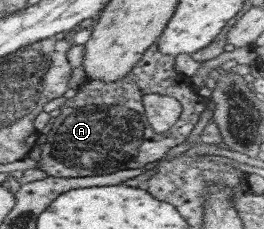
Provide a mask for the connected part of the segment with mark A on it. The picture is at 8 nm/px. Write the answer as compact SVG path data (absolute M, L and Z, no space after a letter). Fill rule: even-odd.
M157 42L152 43L142 53L142 58L130 70L130 73L122 76L116 82L100 82L100 80L86 80L78 86L77 93L58 108L58 116L54 117L50 130L45 135L45 141L50 150L48 156L54 162L60 162L64 166L74 166L80 170L86 170L85 176L102 176L112 174L116 170L128 170L128 168L141 168L148 162L161 159L170 147L184 142L184 139L192 132L194 124L198 122L200 112L204 110L207 99L193 91L193 84L189 76L184 76L174 71L174 56L160 54ZM146 94L158 94L170 96L181 104L181 116L168 128L167 132L155 134L146 120L141 103L142 96Z

